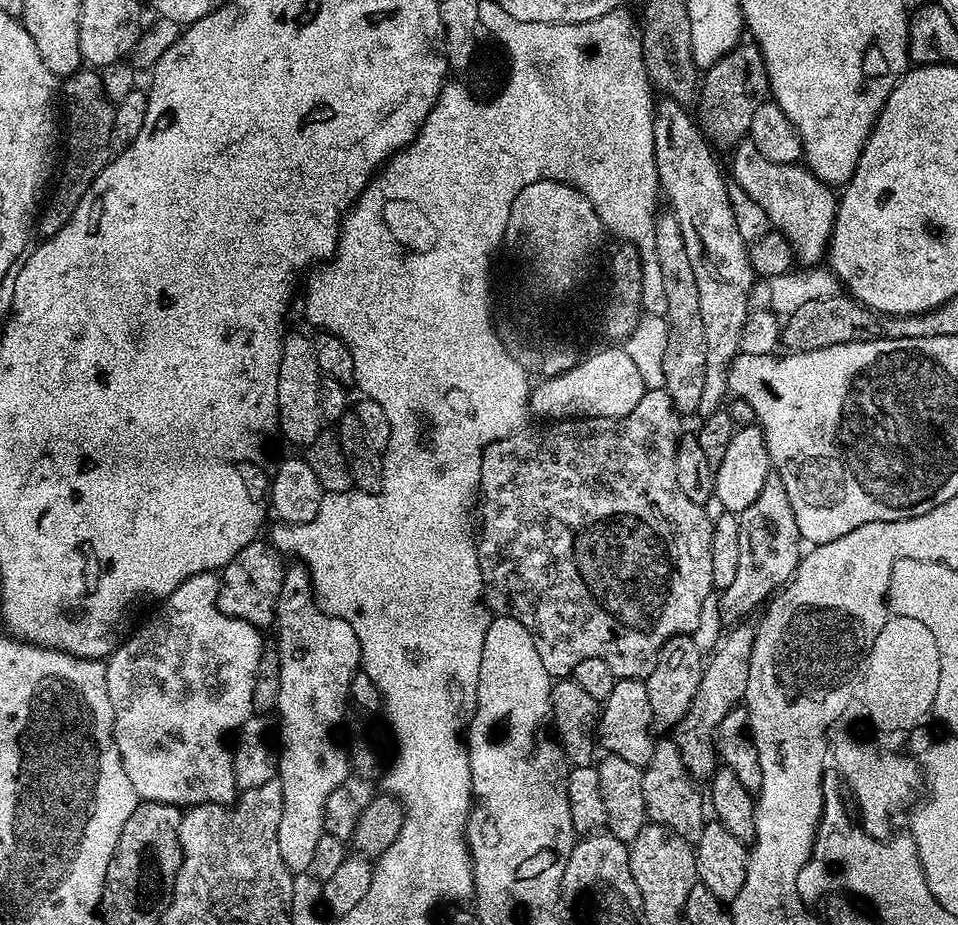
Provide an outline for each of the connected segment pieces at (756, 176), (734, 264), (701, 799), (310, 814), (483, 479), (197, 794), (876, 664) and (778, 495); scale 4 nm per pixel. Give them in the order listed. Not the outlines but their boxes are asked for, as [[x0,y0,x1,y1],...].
[[731,139,838,266],[652,98,752,412],[642,739,706,842],[274,566,361,874],[476,387,714,680],[106,572,266,806],[864,619,940,730],[720,475,802,622]]

